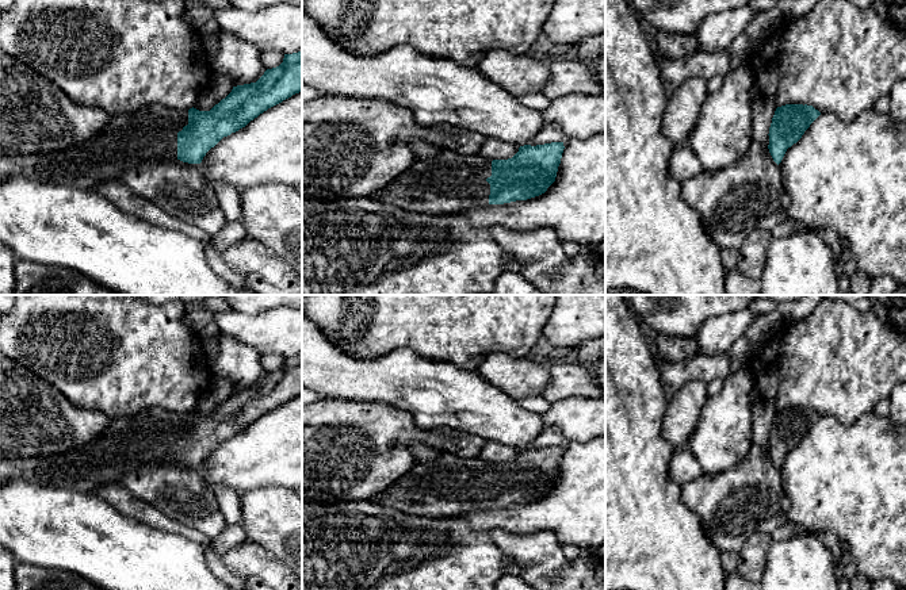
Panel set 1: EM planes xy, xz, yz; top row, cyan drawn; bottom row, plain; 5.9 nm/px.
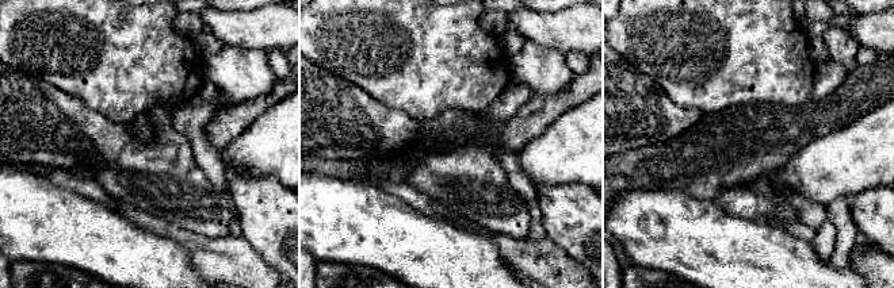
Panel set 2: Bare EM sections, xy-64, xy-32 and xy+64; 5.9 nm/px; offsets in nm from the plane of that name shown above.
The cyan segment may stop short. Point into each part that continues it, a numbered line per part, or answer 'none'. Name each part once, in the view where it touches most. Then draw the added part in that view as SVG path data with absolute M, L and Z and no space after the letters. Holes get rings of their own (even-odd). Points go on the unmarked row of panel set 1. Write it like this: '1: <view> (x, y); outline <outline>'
1: xy (150, 435); outline M150 407L134 415L110 419L110 426L96 442L61 455L0 460L0 483L22 479L51 487L92 493L98 487L118 484L134 467L161 459L177 461L177 436L188 428L188 413Z

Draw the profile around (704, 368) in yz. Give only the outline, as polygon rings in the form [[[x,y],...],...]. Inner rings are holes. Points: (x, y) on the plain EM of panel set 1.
[[[699,352],[676,363],[655,357],[655,364],[662,383],[674,390],[691,380],[707,384],[714,379],[726,379],[731,373],[730,360],[726,355],[708,356]]]

